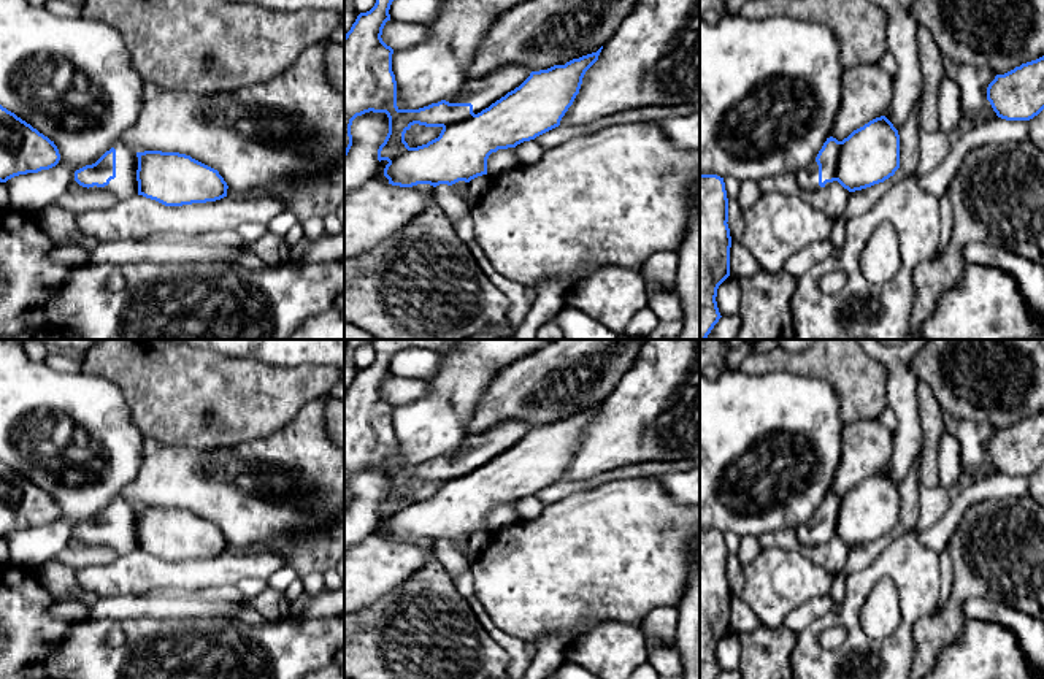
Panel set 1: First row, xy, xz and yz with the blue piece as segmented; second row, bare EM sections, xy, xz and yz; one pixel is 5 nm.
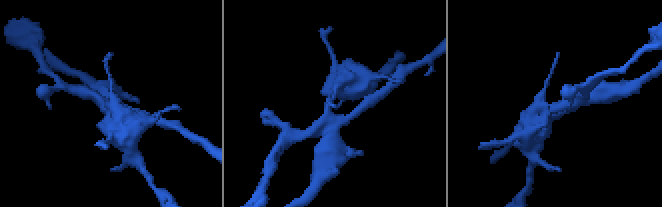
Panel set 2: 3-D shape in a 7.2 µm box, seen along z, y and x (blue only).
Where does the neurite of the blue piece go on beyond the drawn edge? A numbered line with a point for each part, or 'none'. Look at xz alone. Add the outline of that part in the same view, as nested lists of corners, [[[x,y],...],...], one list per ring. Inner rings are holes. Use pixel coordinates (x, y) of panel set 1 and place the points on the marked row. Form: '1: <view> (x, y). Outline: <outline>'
1: xz (481, 92). Outline: [[[503,65],[484,78],[466,79],[459,94],[446,98],[449,103],[471,103],[478,114],[492,103],[519,87],[528,76],[524,65]]]

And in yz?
1: yz (808, 180). Outline: [[[816,160],[808,168],[800,170],[795,175],[795,178],[800,189],[806,194],[814,192],[814,190],[822,190],[830,186],[830,182],[827,182],[823,187],[819,186],[819,165]]]

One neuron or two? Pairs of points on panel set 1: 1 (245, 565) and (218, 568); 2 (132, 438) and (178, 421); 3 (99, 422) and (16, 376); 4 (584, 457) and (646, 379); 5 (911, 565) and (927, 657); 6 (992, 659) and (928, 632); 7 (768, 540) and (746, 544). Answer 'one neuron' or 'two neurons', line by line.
1: one neuron
2: two neurons
3: one neuron
4: one neuron
5: two neurons
6: two neurons
7: two neurons

